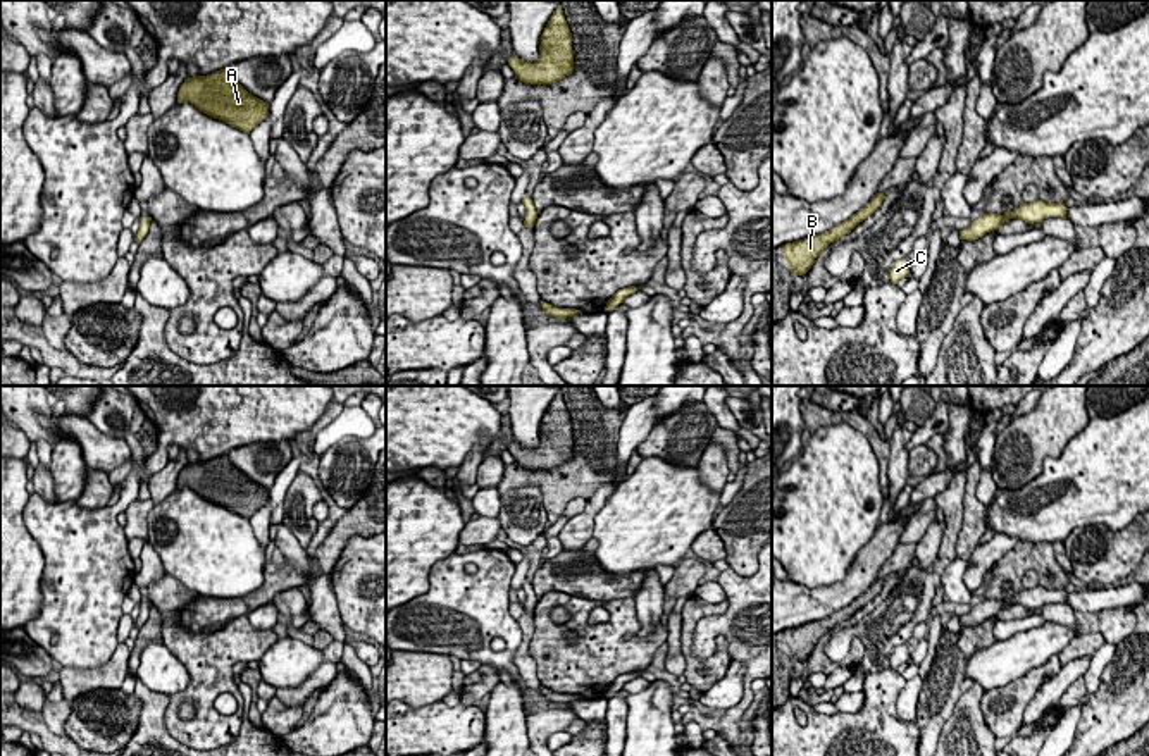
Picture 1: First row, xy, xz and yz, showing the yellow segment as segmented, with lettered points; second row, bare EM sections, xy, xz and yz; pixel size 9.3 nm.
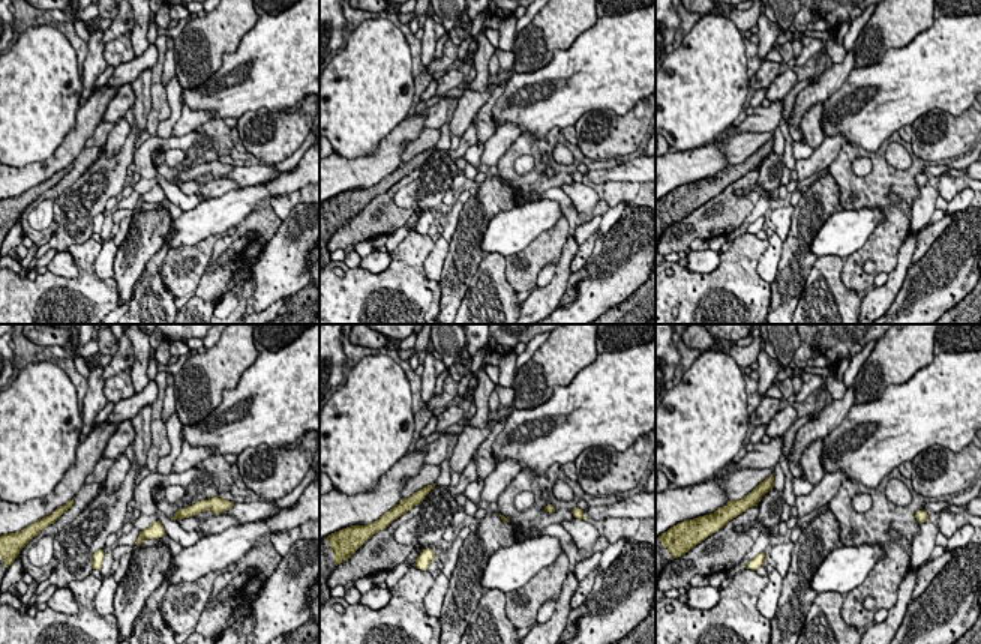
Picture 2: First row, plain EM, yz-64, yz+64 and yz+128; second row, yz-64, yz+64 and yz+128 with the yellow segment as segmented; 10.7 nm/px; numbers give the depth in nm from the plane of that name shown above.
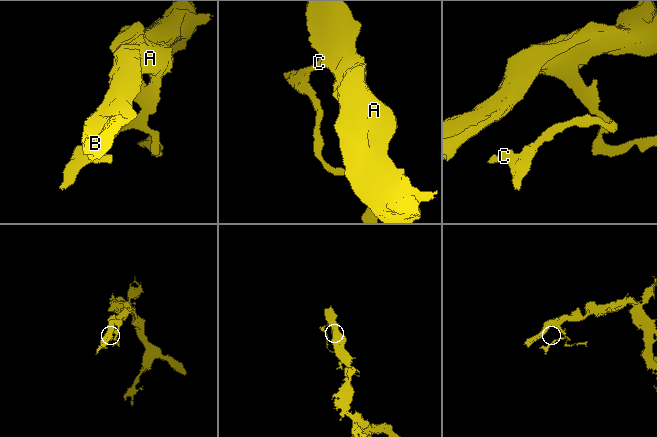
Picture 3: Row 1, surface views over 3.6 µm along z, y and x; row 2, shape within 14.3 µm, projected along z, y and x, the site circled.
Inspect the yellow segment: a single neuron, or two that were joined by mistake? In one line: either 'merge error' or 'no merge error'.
merge error

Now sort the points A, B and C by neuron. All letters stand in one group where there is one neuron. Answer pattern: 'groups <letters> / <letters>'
groups A B / C

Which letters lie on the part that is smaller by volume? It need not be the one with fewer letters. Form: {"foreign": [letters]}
{"foreign": ["C"]}

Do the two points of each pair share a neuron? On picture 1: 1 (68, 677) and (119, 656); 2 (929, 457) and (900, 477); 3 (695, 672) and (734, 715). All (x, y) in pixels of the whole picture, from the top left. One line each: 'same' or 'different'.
1: same
2: different
3: different

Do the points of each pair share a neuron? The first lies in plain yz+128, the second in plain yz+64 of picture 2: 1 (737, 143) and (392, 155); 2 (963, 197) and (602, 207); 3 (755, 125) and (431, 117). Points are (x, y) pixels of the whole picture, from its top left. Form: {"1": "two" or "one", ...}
{"1": "two", "2": "two", "3": "one"}

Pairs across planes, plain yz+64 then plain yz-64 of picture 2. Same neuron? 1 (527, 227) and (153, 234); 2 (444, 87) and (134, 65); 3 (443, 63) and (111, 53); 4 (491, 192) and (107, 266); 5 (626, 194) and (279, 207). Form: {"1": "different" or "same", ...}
{"1": "different", "2": "same", "3": "same", "4": "different", "5": "same"}

